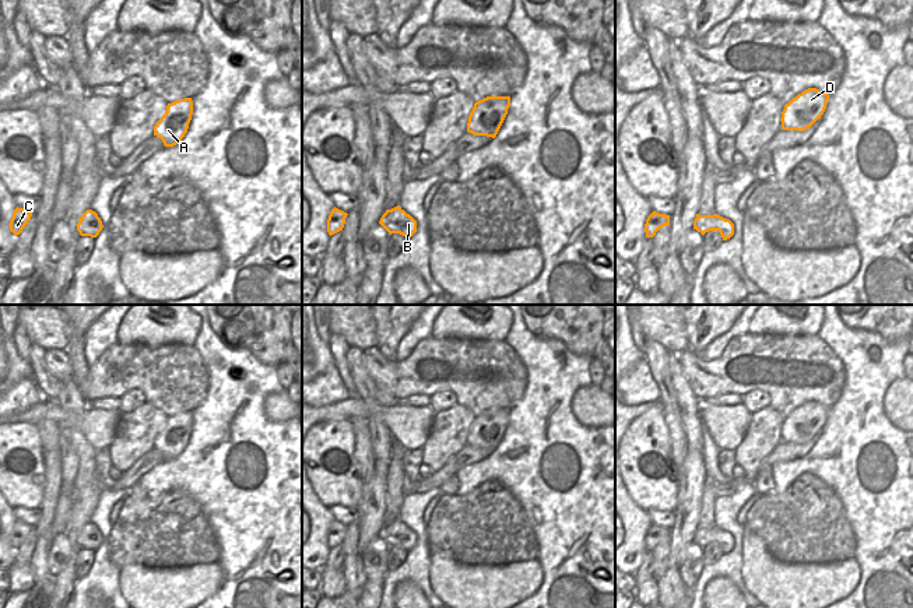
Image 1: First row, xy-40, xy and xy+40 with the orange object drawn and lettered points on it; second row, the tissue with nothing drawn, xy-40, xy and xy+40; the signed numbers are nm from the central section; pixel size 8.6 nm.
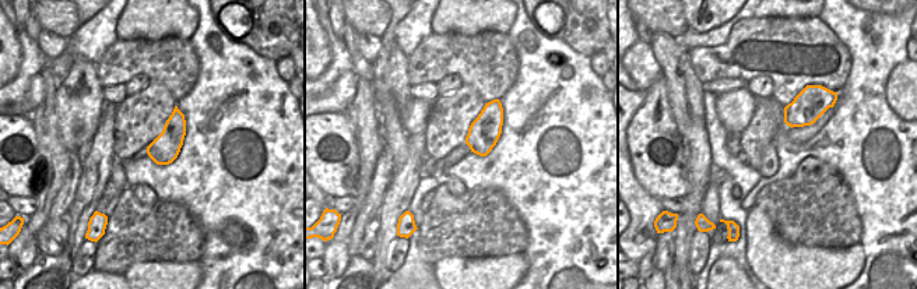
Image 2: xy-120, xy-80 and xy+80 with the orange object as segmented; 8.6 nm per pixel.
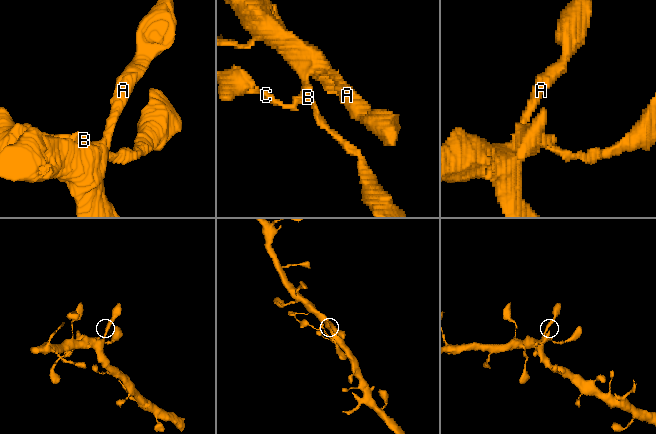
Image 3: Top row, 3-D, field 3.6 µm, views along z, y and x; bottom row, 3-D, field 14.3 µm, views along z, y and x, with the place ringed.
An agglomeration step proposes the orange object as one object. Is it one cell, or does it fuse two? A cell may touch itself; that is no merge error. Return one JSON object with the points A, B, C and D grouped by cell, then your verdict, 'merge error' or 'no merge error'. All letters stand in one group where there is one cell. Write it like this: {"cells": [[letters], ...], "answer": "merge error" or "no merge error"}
{"cells": [["A", "B", "C", "D"]], "answer": "no merge error"}

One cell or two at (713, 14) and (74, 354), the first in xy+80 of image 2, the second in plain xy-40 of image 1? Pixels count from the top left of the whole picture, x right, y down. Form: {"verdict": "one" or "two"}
{"verdict": "one"}

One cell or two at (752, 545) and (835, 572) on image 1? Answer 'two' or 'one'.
one

